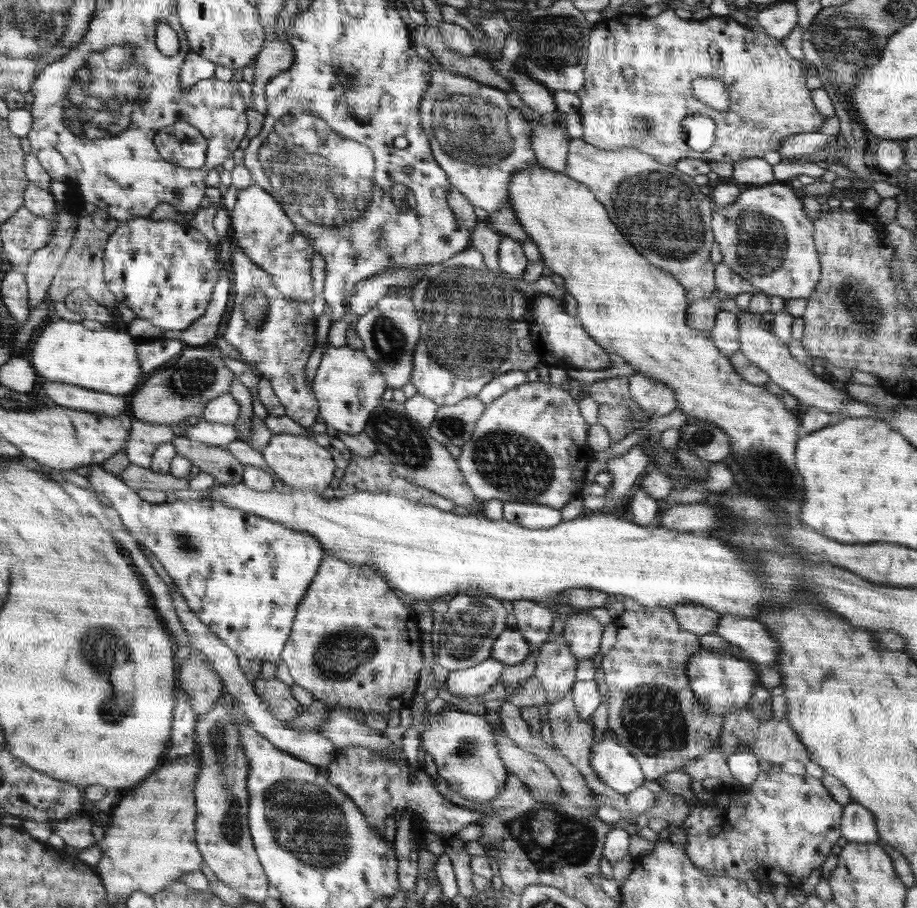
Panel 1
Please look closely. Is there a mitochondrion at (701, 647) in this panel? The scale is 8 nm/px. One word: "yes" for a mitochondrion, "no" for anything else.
no

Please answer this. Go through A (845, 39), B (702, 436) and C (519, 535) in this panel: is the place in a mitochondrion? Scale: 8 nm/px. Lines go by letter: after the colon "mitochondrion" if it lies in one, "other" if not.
A: mitochondrion
B: mitochondrion
C: other

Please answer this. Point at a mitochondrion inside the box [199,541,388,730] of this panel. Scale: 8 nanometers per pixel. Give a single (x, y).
(340, 654)

